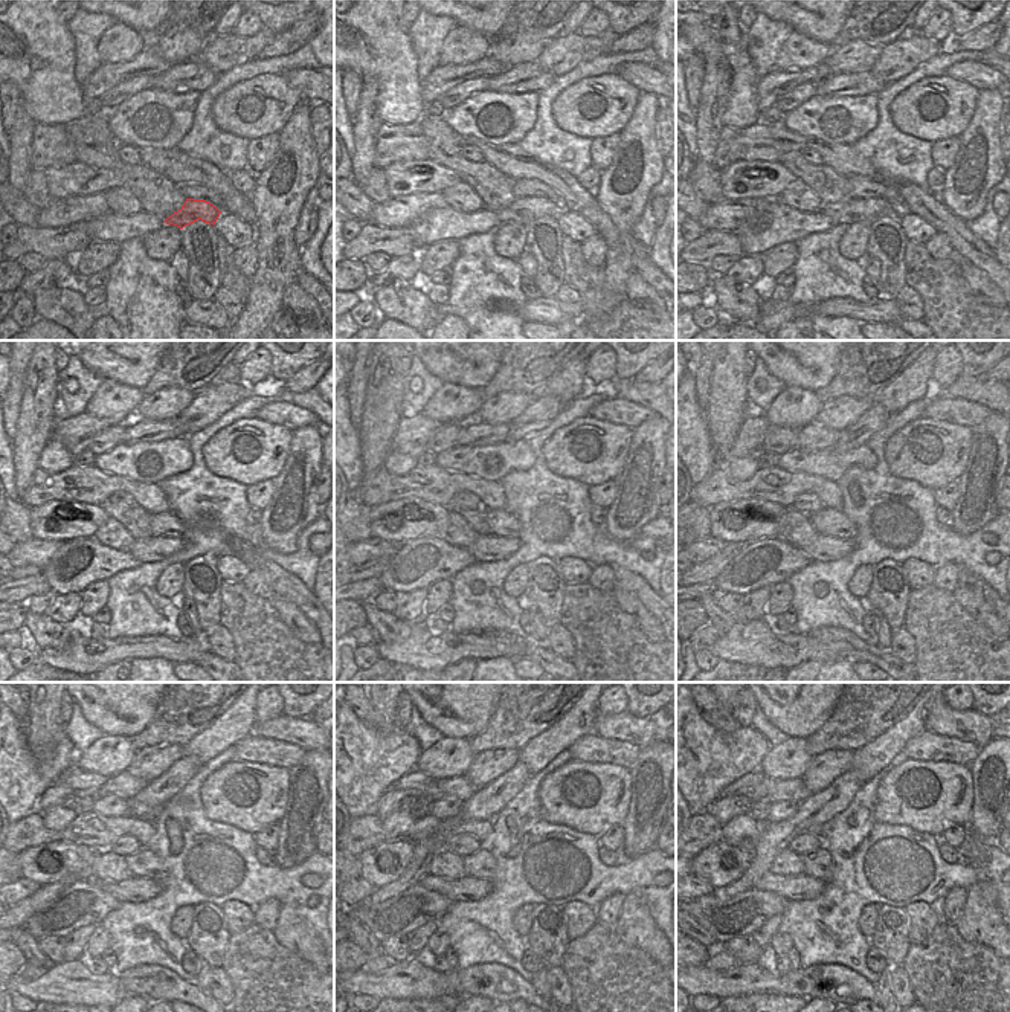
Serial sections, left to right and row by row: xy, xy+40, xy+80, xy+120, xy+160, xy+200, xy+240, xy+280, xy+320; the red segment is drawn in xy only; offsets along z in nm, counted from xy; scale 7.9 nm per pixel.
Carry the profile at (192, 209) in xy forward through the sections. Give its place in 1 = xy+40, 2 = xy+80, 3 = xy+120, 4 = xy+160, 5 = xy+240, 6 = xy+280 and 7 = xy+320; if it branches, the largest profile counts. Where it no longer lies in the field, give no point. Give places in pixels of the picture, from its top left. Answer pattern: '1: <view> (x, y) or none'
1: xy+40 (524, 211)
2: xy+80 (856, 209)
3: xy+120 (156, 548)
4: xy+160 (485, 548)
5: xy+240 (135, 889)
6: xy+280 (467, 889)
7: xy+320 (803, 887)

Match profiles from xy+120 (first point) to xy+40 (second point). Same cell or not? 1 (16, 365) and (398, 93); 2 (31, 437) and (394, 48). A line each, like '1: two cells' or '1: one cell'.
1: two cells
2: two cells

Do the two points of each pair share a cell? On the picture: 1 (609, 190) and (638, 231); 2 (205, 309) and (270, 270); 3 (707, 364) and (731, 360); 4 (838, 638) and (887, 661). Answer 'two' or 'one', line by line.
1: two
2: two
3: two
4: one

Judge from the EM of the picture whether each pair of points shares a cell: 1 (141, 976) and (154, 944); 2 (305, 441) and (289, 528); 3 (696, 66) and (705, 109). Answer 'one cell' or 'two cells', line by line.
1: two cells
2: one cell
3: two cells

